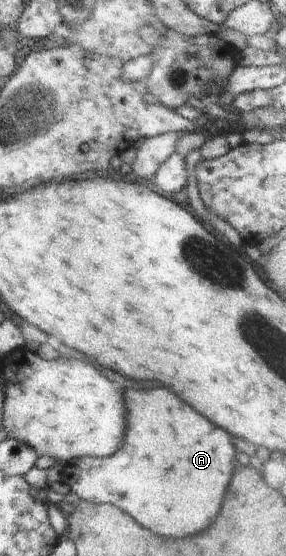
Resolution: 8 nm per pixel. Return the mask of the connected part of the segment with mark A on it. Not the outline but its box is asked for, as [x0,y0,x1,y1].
[59,387,236,539]

